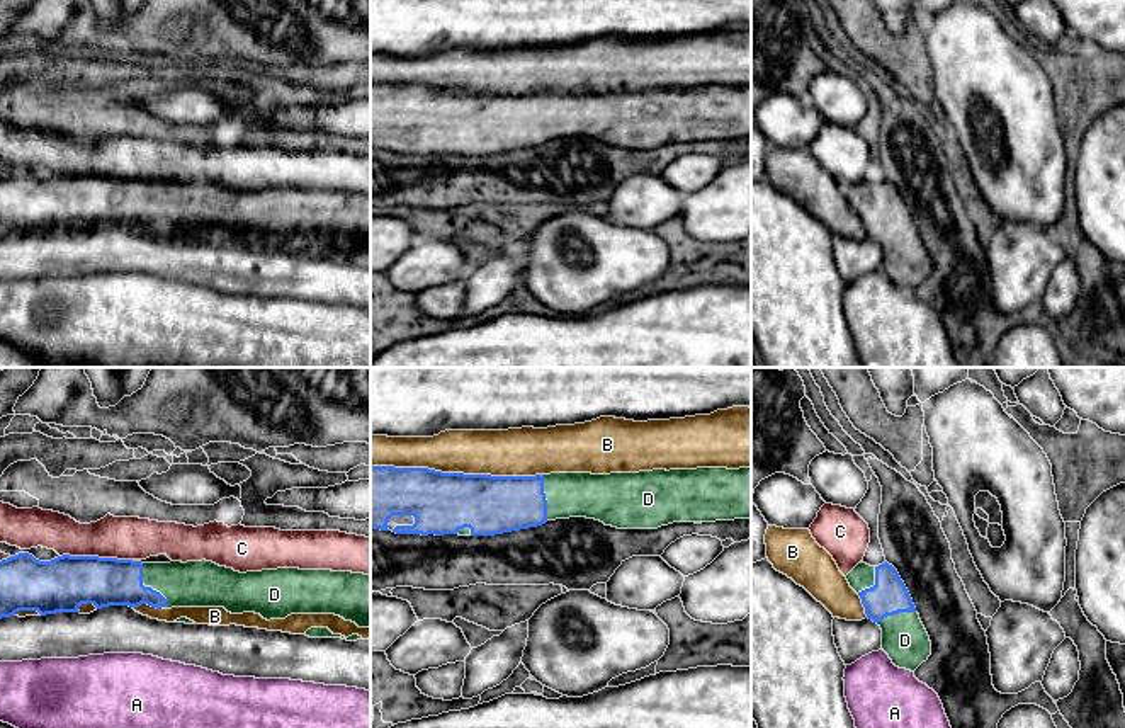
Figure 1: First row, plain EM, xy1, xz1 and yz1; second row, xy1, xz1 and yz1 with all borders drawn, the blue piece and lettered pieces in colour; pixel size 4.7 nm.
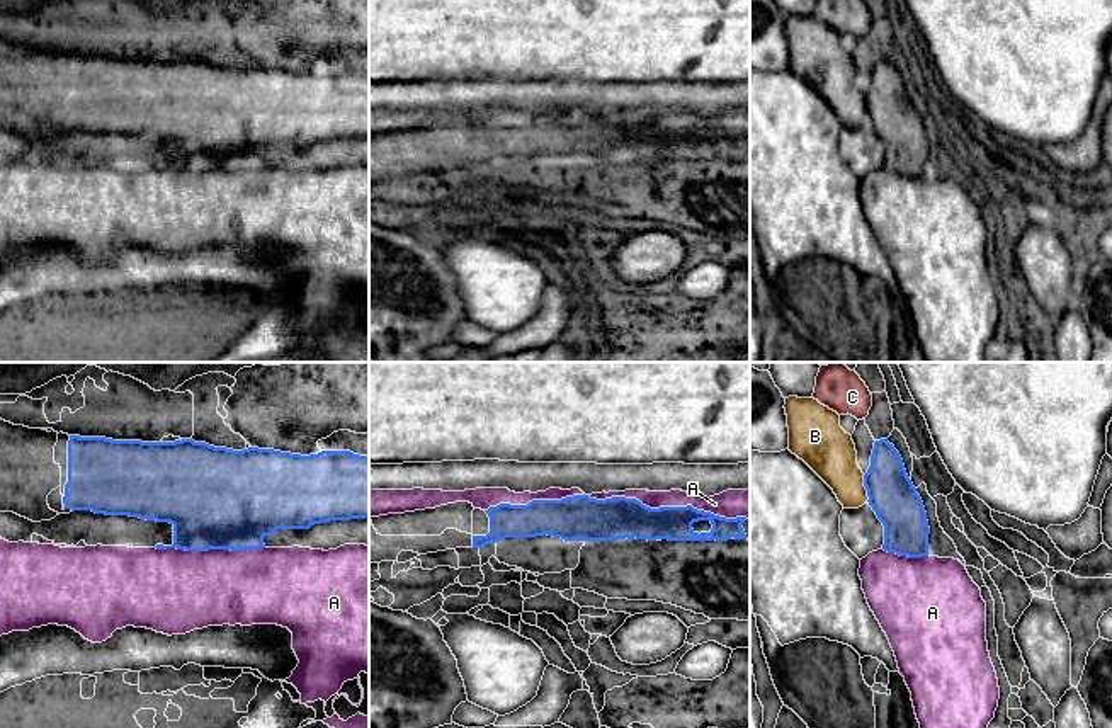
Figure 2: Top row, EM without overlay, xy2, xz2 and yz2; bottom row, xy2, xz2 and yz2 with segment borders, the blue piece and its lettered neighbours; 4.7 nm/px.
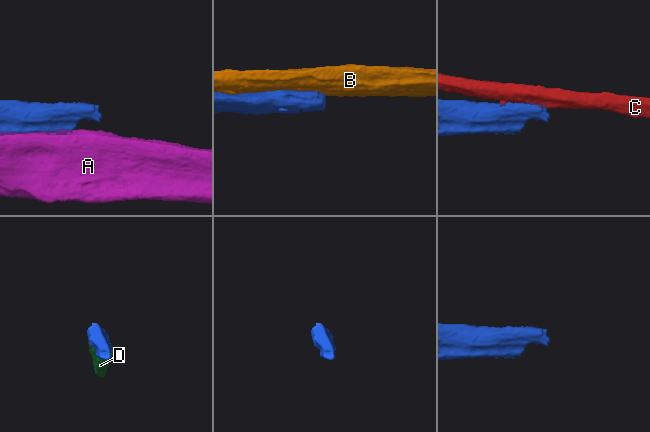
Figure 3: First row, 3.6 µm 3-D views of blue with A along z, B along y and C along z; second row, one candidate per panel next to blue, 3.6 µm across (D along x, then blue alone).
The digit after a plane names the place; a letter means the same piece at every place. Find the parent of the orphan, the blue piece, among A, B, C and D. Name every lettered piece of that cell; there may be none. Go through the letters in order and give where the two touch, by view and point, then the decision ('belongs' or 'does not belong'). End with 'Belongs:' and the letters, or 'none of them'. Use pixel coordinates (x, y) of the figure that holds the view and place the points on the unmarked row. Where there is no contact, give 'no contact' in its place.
A: contact xz2 (669, 126); does not belong
B: contact xz1 (457, 92); does not belong
C: contact xy1 (96, 176); does not belong
D: contact xy1 (148, 206); belongs
Belongs: D

